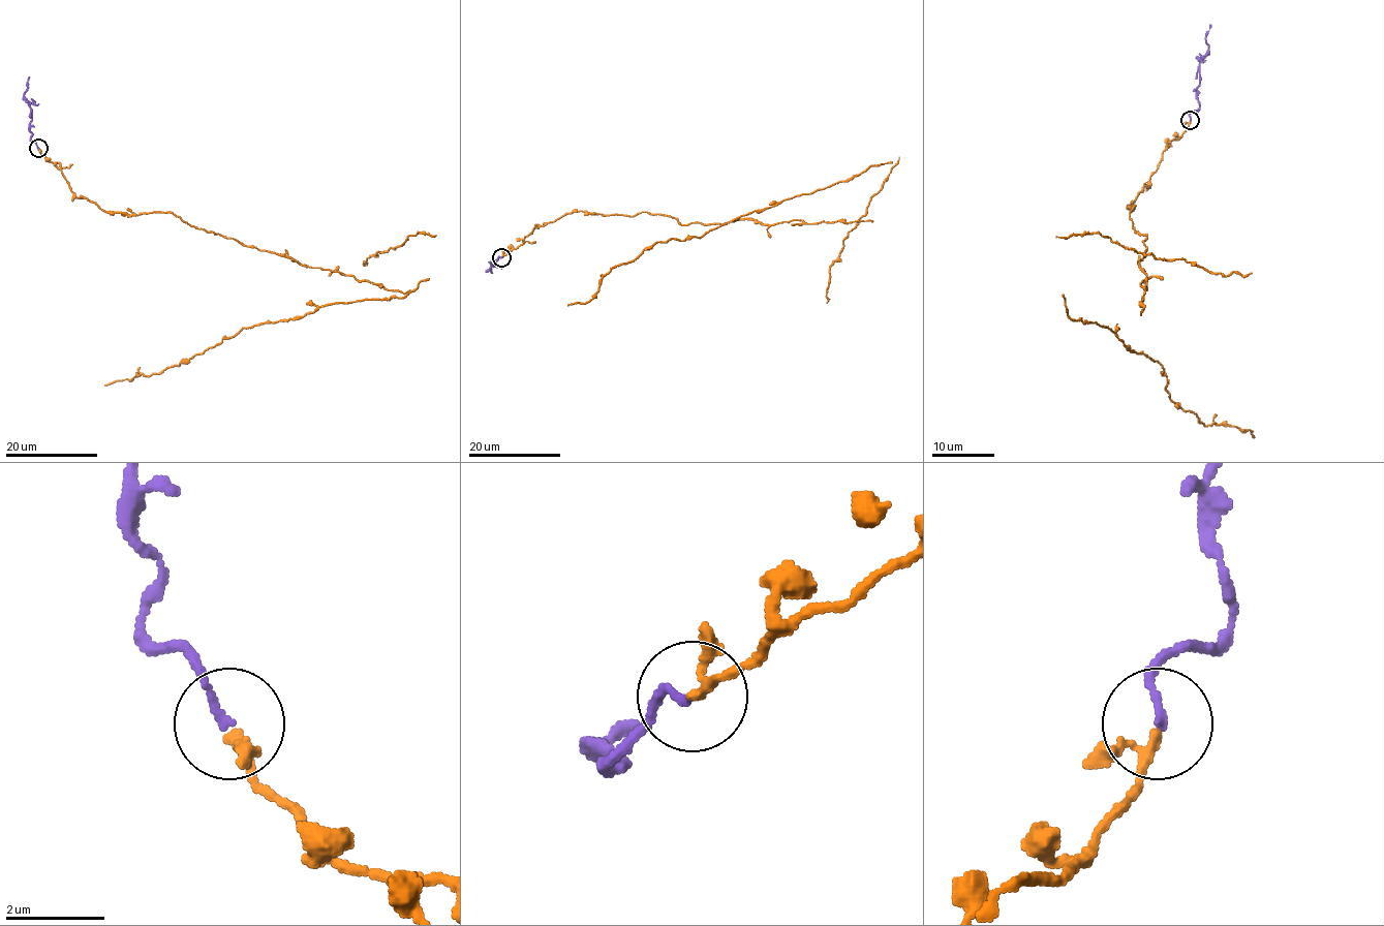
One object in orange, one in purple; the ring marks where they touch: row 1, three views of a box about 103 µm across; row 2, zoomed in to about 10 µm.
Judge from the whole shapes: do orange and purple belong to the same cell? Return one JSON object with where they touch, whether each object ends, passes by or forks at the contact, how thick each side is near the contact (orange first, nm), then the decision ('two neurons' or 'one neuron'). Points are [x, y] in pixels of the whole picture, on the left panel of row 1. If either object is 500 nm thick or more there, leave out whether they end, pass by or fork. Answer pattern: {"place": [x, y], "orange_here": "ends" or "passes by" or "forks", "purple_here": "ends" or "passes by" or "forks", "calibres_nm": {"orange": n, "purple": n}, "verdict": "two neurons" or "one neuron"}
{"place": [38, 148], "orange_here": "passes by", "purple_here": "ends", "calibres_nm": {"orange": 150, "purple": 170}, "verdict": "one neuron"}

